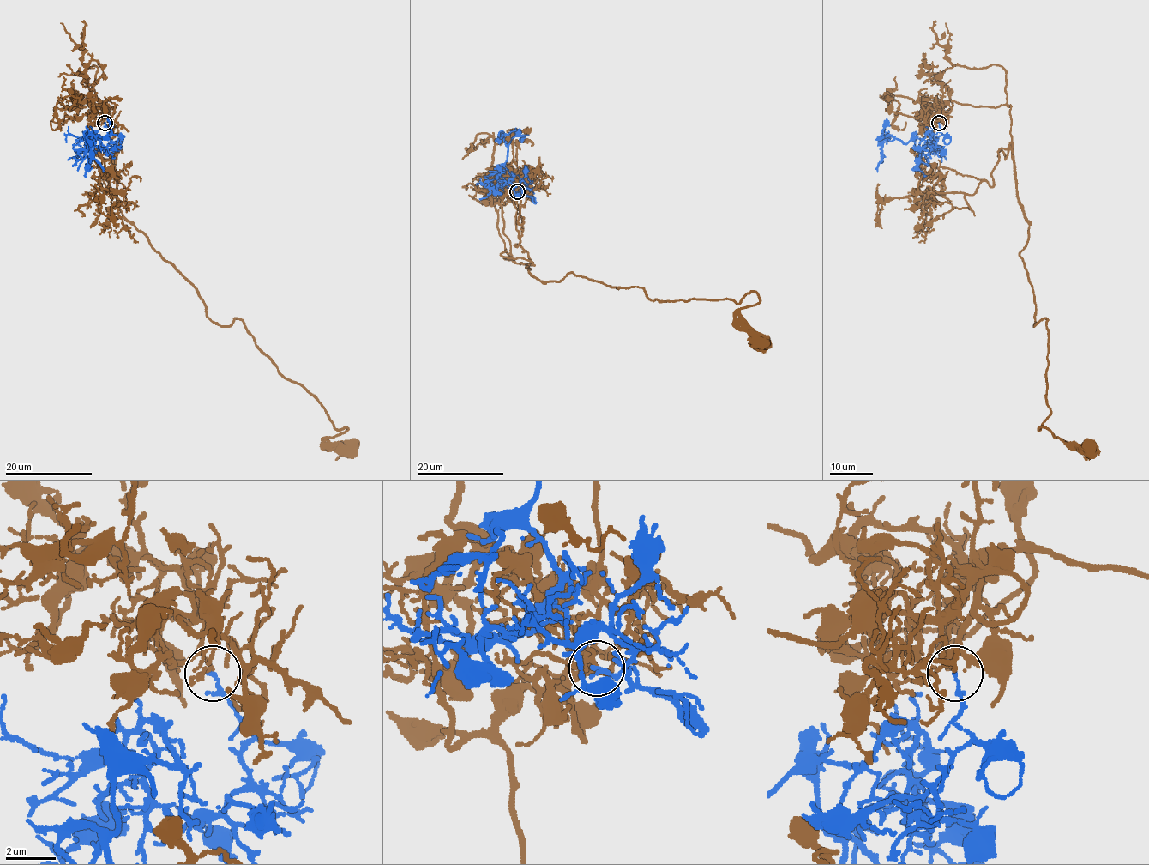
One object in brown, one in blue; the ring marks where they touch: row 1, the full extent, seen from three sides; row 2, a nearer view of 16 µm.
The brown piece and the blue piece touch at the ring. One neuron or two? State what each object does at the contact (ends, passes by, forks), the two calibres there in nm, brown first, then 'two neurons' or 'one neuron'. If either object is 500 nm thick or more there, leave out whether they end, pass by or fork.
brown forks | blue passes by | 90/120 nm | one neuron

